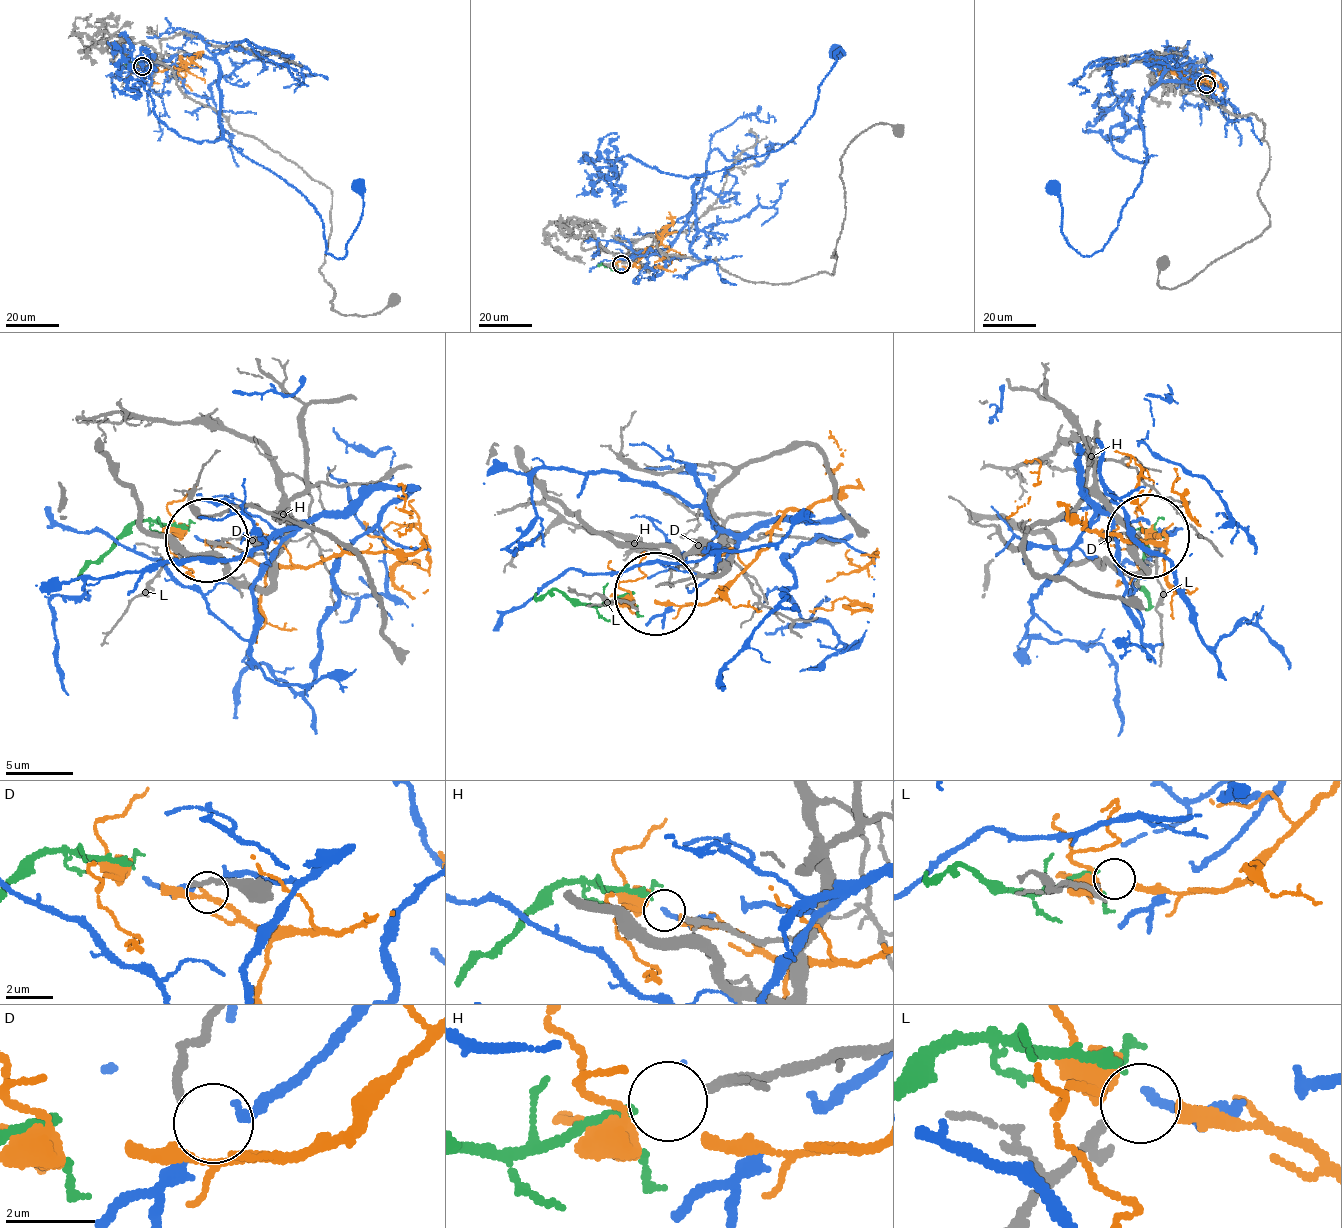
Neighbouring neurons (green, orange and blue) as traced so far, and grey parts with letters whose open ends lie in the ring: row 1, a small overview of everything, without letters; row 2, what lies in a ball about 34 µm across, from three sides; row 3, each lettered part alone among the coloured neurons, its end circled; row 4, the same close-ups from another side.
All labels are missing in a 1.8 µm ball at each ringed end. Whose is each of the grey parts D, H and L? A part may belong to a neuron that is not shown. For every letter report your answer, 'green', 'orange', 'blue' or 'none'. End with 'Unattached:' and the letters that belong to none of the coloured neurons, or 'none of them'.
D: none
H: green
L: orange
Unattached: D

